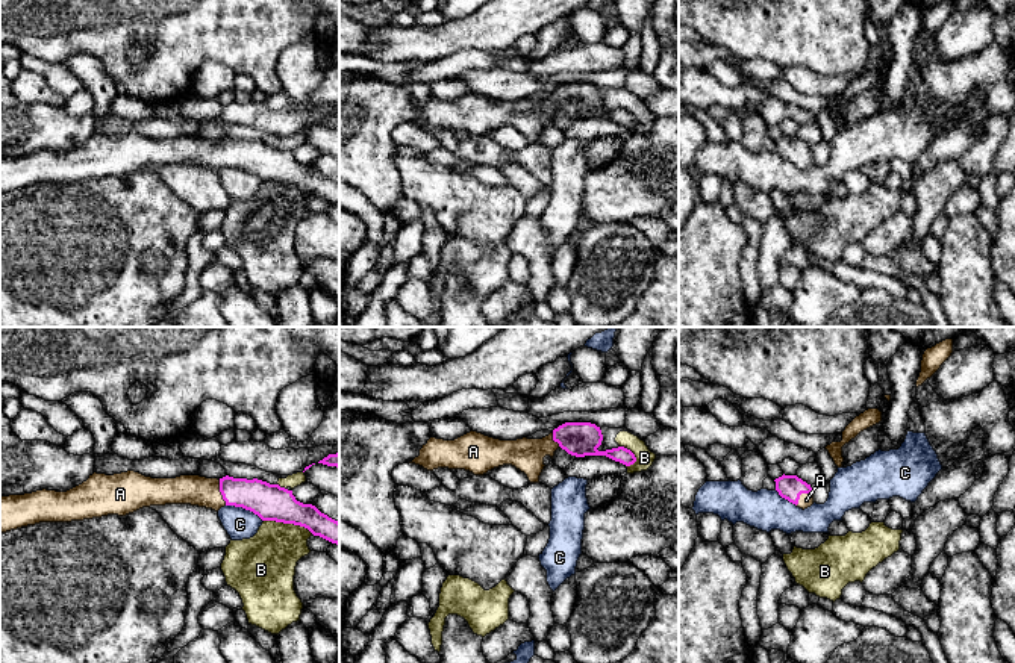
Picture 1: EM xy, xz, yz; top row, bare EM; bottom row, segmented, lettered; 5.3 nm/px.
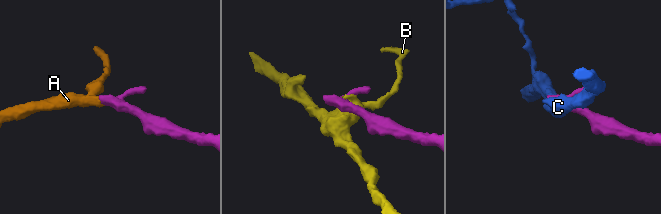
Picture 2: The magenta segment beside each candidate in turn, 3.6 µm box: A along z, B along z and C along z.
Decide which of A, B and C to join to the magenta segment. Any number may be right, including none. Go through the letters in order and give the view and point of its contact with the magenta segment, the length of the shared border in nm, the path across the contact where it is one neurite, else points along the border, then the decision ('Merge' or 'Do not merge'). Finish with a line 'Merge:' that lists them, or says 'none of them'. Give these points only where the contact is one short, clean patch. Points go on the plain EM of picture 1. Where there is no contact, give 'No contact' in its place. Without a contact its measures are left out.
A: Touches magenta at xy (221, 153). Shared border 140 nm. Path across: xy (265, 161), (243, 153), (221, 153), (199, 152). Merge
B: Touches magenta at xy (288, 183). Shared border 280 nm. Boundary: xy (264, 180), (299, 185), (312, 194). Do not merge
C: Touches magenta at xy (244, 168). Shared border 220 nm. Boundary: xy (226, 165), (249, 170), (262, 182). Do not merge
Merge: A

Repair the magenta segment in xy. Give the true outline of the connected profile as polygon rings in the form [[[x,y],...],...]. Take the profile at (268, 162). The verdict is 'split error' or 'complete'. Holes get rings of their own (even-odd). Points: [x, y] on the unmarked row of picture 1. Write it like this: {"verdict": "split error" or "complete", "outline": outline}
{"verdict": "split error", "outline": [[[135,132],[106,136],[94,133],[82,145],[67,151],[36,151],[24,156],[0,157],[0,194],[17,191],[39,183],[71,183],[108,176],[126,177],[142,168],[165,165],[191,165],[218,173],[224,167],[242,168],[253,173],[262,182],[294,185],[308,189],[314,197],[320,197],[339,206],[339,183],[321,174],[312,165],[295,160],[292,151],[253,139],[206,139],[200,136],[180,136],[176,139],[151,139]]]}

